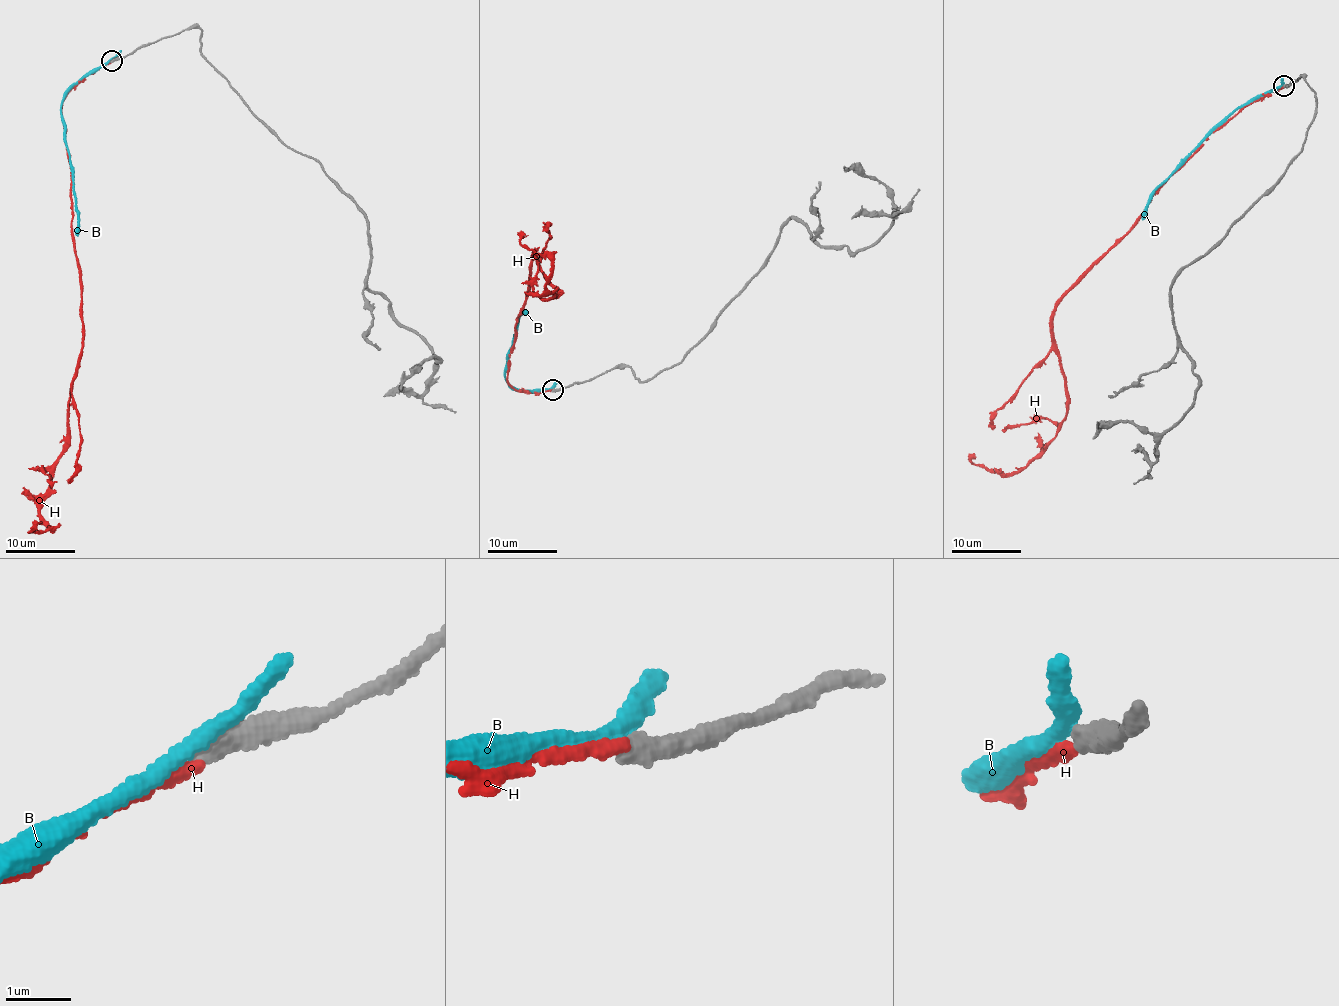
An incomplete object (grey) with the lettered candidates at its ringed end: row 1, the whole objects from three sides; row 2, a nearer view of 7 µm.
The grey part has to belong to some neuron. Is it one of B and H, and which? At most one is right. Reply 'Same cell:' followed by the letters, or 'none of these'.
Same cell: none of these

